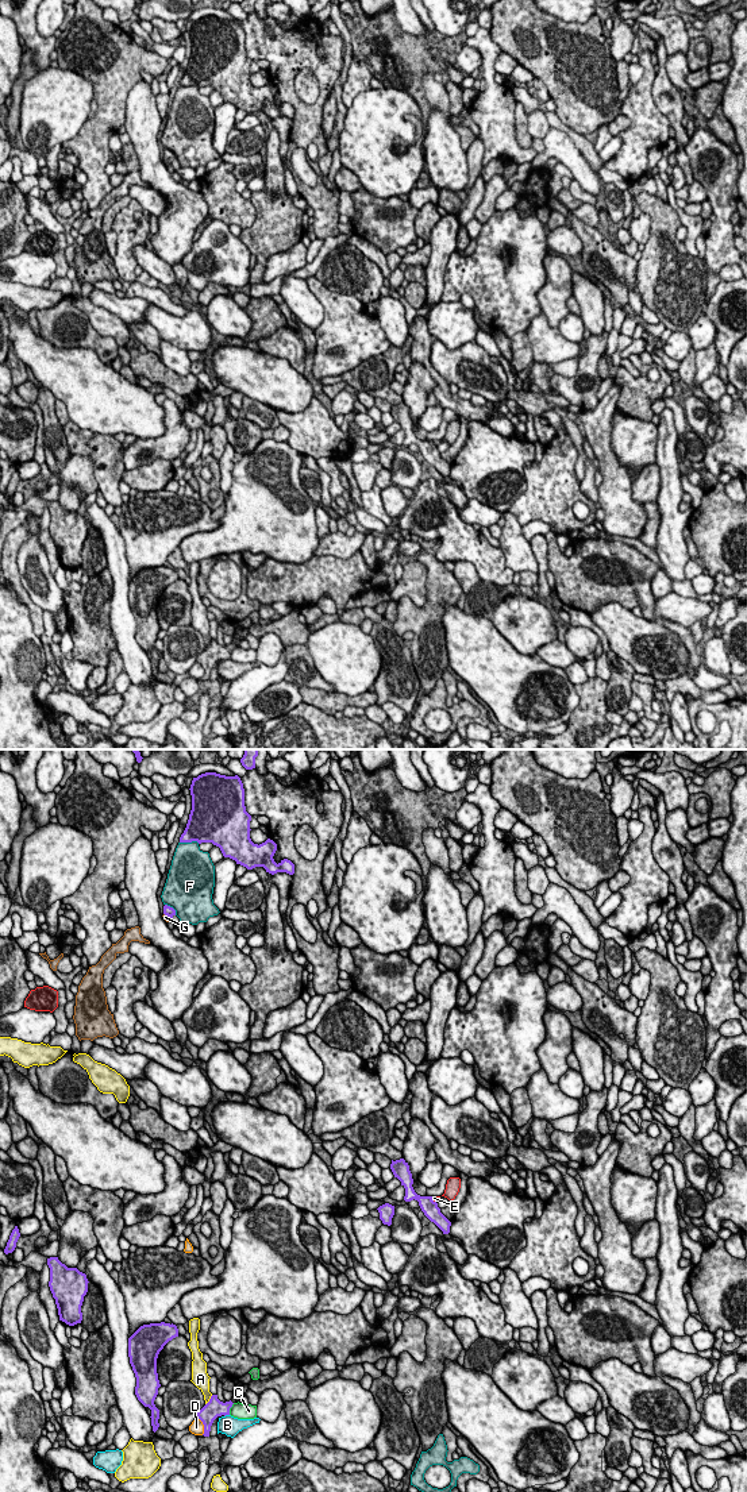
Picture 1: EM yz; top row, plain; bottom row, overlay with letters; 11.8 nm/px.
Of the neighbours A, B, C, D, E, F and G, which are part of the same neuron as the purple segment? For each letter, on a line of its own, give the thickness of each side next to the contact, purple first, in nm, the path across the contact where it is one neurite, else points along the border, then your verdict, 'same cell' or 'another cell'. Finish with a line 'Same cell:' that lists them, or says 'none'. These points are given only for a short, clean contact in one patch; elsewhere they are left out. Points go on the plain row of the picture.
A: 220/180 nm | another cell
B: 220/240 nm | another cell
C: 220/190 nm | another cell
D: 220/160 nm | another cell
E: 190/60 nm | another cell
F: 380/380 nm | another cell
G: 120/60 nm | across yz (168, 154), (168, 160), (165, 161) | same cell
Same cell: G

